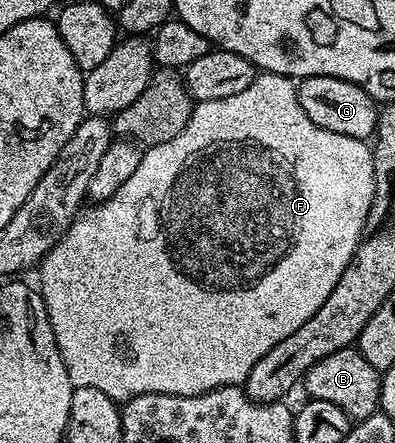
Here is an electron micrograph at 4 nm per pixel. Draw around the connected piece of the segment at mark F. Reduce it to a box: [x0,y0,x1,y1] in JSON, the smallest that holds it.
[39,72,372,402]

